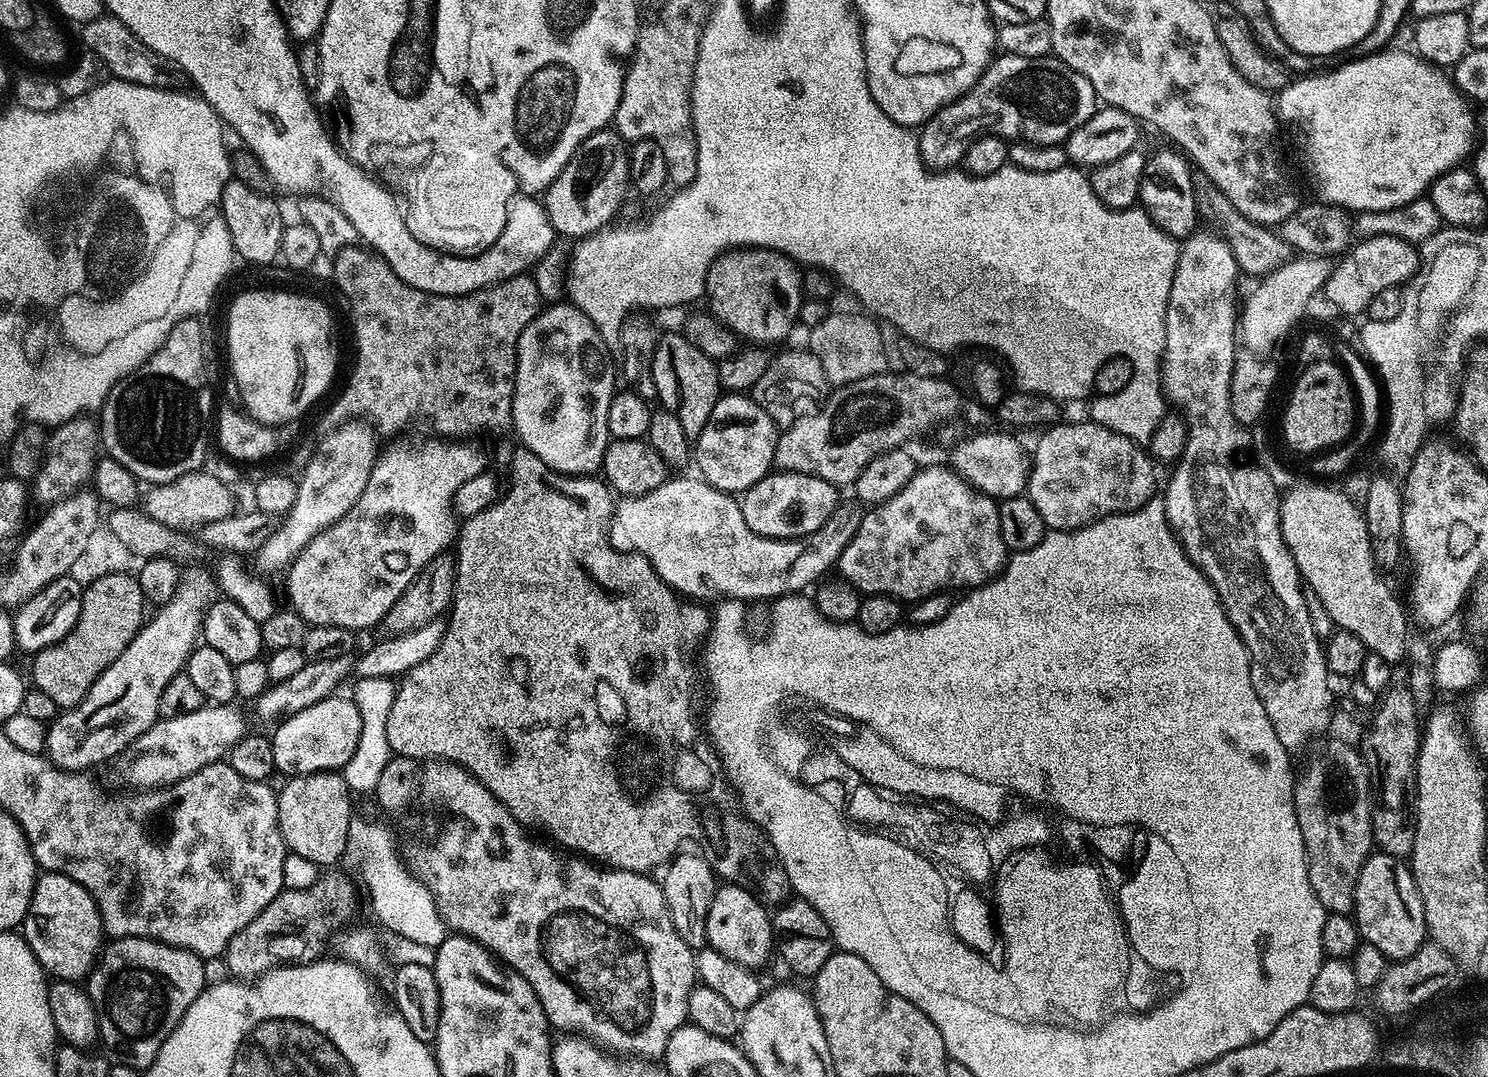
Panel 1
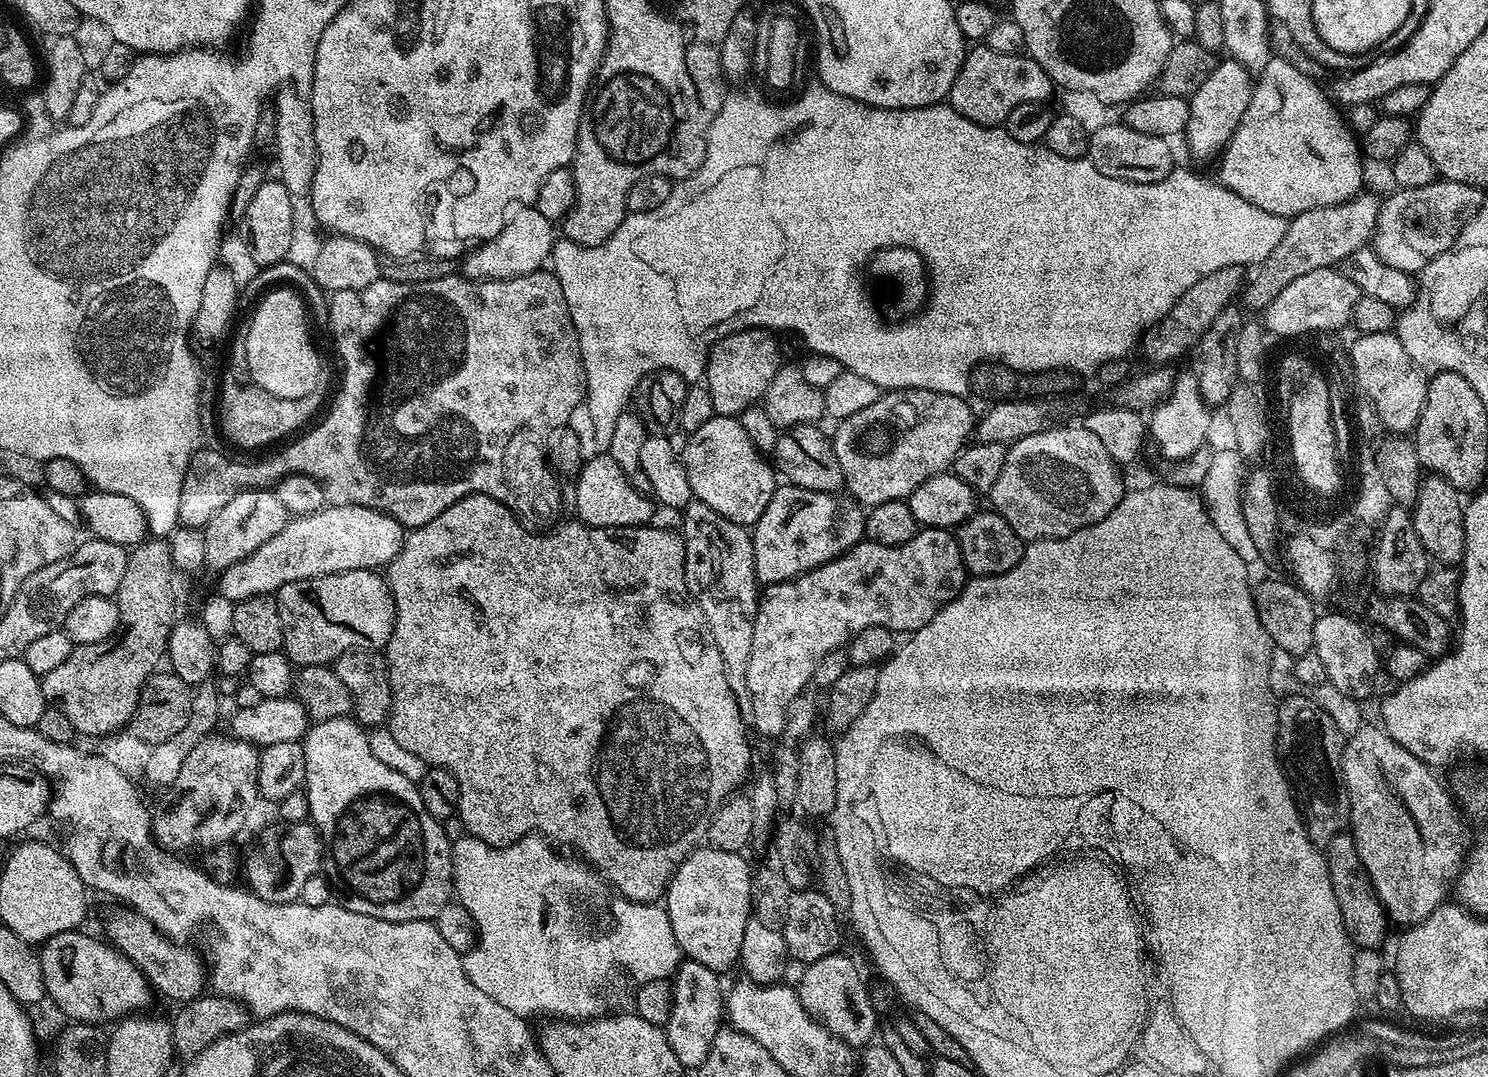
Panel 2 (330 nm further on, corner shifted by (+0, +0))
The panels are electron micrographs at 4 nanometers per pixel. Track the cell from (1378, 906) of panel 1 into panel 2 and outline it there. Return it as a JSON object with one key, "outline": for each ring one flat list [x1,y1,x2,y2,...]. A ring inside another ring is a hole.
{"outline":[[1347,831,1339,832,1326,845,1326,859,1330,870,1330,882,1334,886,1334,898,1338,898,1338,910,1342,910,1342,922,1346,922,1346,930,1350,934,1353,945,1357,949,1379,949,1380,943,1388,936,1390,919,1367,876,1367,870,1363,868,1355,842]]}

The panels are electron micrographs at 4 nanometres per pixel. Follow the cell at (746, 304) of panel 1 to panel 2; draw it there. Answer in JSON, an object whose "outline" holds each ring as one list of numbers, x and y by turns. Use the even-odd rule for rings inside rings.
{"outline":[[747,328,719,340,708,353,708,365,704,371,716,415,739,417,741,412,759,405,781,367,780,345,767,328]]}

